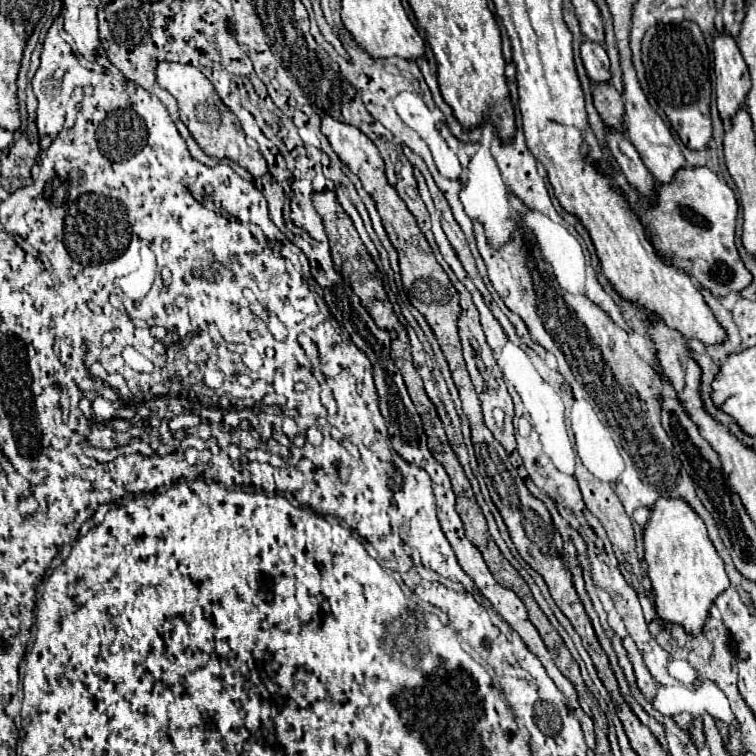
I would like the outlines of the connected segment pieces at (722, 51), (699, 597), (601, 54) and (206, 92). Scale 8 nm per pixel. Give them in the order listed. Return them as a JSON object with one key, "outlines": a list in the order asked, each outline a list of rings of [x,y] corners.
{"outlines":[[[[729,33],[713,35],[713,67],[715,67],[715,93],[719,115],[729,121],[751,89],[749,71],[735,37]]],[[[659,497],[645,525],[643,539],[659,619],[681,623],[693,635],[701,633],[715,597],[729,587],[723,559],[707,535],[705,521],[681,497]]],[[[583,41],[581,45],[581,59],[587,69],[587,75],[595,83],[609,83],[611,81],[611,71],[609,71],[609,57],[603,49],[603,45]]],[[[163,61],[157,67],[157,83],[177,99],[181,121],[191,131],[197,145],[209,157],[227,157],[227,159],[239,163],[241,167],[245,167],[253,177],[259,177],[259,175],[267,173],[265,157],[257,149],[247,145],[245,133],[241,129],[239,119],[231,113],[229,107],[223,105],[221,97],[215,91],[215,87],[211,85],[211,81],[199,69],[195,69],[191,65]]]]}

